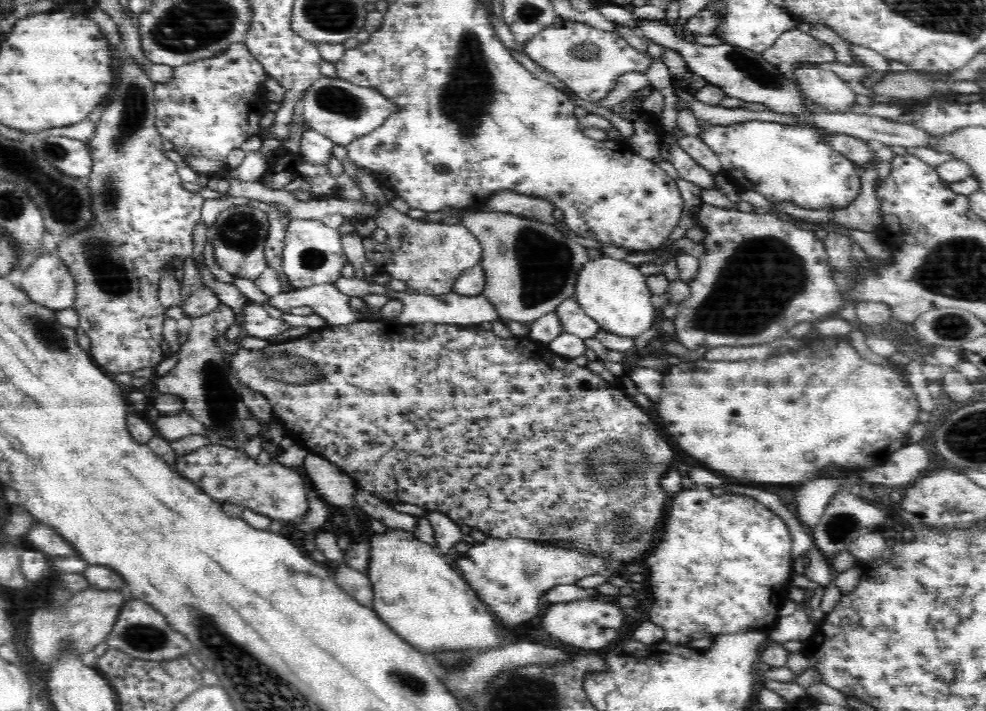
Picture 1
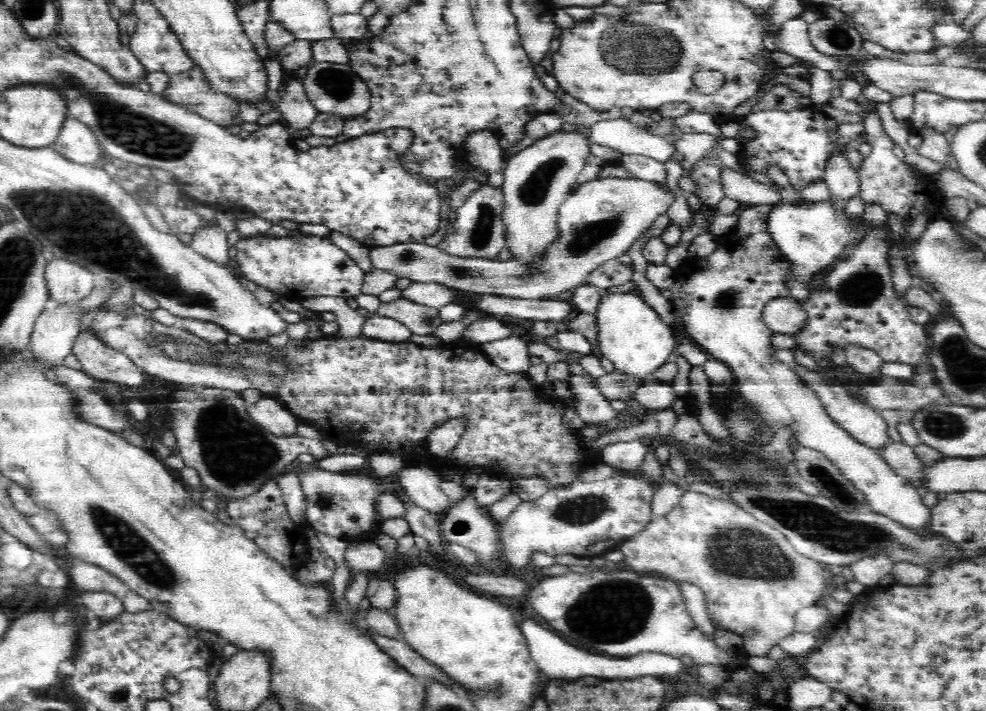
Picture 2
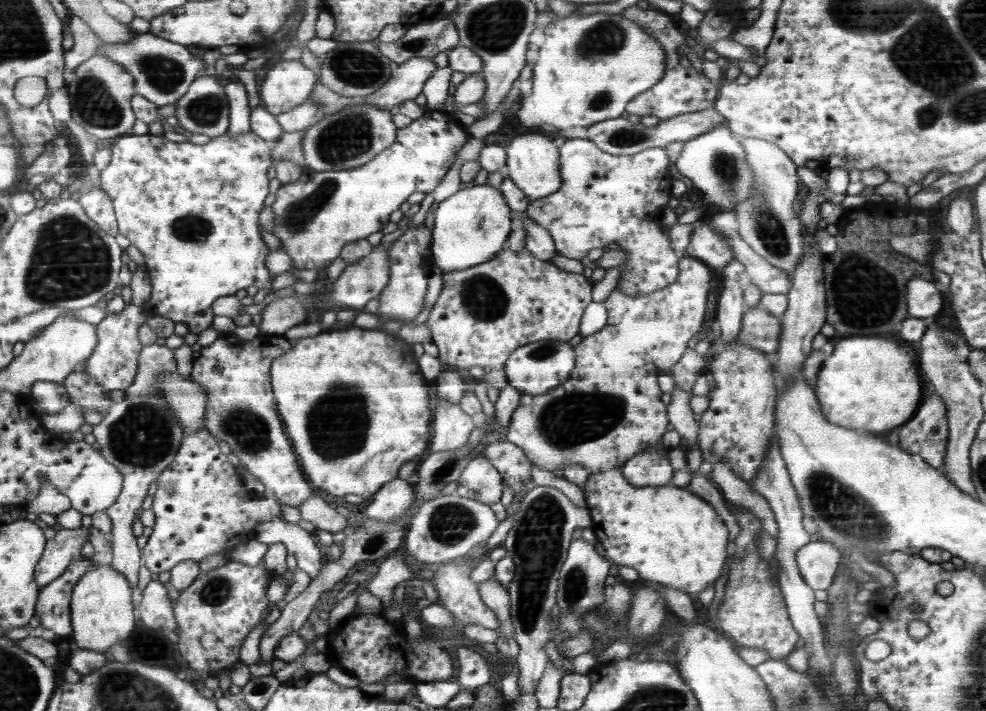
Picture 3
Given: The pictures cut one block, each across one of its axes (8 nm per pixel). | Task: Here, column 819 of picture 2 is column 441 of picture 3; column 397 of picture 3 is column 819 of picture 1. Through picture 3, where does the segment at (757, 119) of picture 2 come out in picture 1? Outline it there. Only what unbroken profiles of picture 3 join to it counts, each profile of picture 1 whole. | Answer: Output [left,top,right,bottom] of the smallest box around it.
[699,120,861,210]

